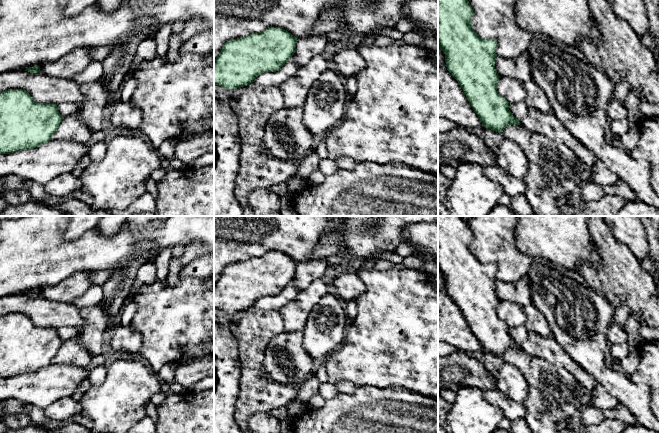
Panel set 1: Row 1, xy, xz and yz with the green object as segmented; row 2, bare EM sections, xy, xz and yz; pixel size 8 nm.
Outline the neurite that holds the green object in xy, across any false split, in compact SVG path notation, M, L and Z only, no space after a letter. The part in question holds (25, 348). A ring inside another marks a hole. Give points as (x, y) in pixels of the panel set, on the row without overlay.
M23 313L0 318L0 378L36 372L49 366L63 341L58 328L38 327Z

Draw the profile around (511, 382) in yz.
M504 362L497 376L497 389L513 401L522 403L528 396L528 383L521 371Z

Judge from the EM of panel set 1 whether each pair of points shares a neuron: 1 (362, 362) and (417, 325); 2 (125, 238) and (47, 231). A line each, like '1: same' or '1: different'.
1: same
2: same

